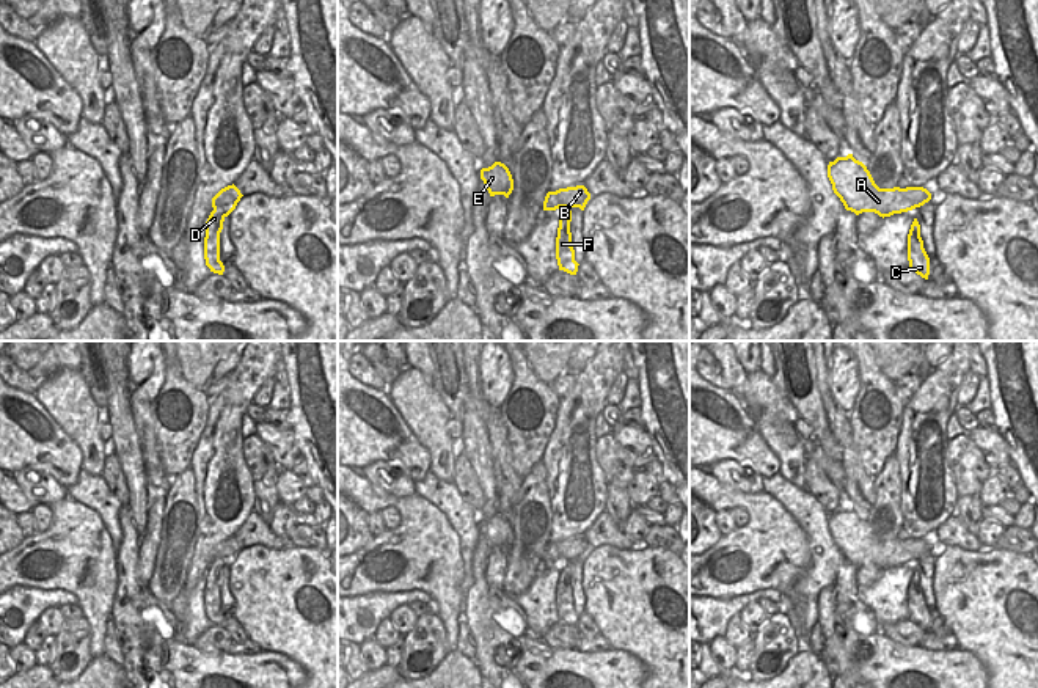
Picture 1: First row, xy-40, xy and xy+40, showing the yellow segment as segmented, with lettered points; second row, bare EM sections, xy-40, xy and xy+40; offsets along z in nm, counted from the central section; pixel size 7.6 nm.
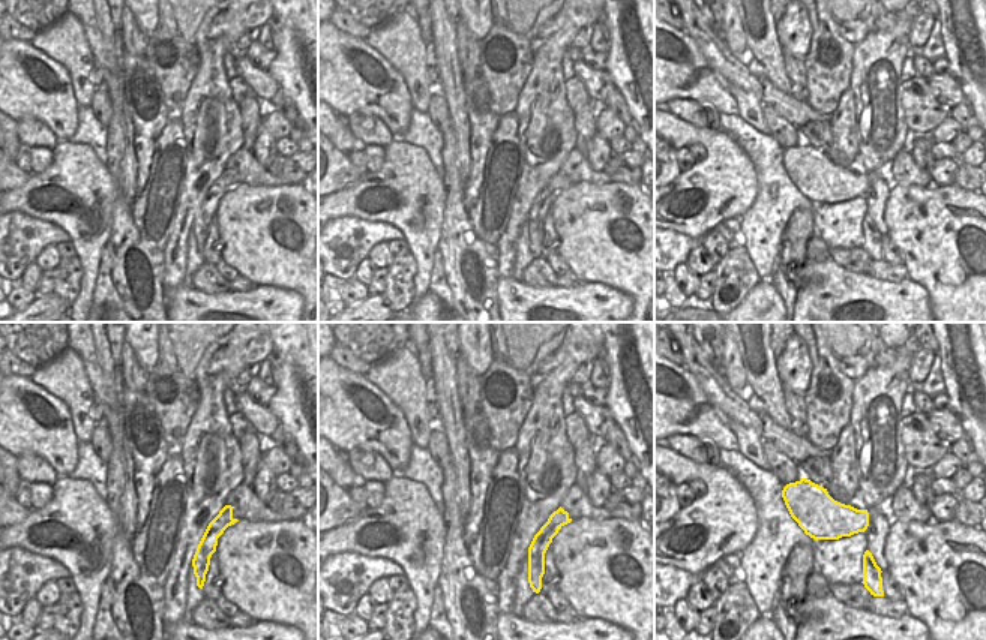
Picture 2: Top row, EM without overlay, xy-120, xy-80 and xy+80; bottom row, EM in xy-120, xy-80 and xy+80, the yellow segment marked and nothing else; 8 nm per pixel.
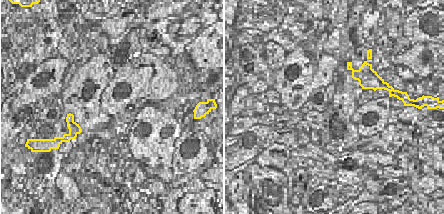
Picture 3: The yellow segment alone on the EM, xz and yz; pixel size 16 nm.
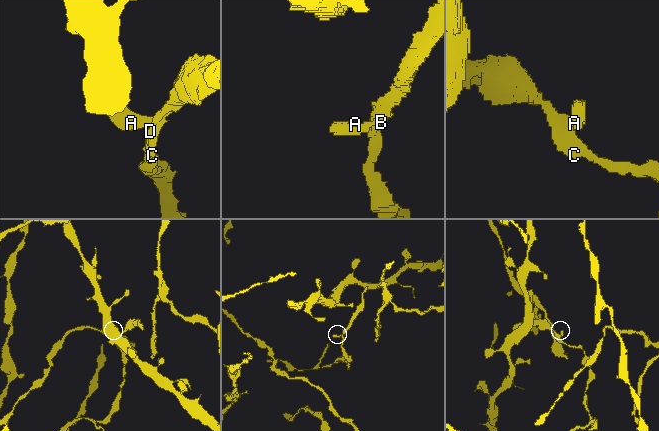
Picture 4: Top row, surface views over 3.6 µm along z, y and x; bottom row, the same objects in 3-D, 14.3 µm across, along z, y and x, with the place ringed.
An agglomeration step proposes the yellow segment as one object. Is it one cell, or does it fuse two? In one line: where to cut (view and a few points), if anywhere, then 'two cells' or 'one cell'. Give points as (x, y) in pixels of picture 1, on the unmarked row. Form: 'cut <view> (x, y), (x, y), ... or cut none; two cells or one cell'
cut none; one cell

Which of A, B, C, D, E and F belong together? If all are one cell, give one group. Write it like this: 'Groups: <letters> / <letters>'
Groups: A B C D E F.

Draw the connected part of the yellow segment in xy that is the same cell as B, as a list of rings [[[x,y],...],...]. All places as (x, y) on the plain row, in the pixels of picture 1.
[[[584,537],[559,540],[556,543],[548,543],[543,553],[543,562],[556,562],[559,559],[567,559],[568,562],[559,570],[557,589],[556,589],[556,611],[559,622],[570,627],[576,627],[578,614],[575,613],[575,602],[572,598],[572,559],[579,559],[584,562],[590,545]]]

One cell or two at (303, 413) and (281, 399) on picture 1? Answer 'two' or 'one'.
two

